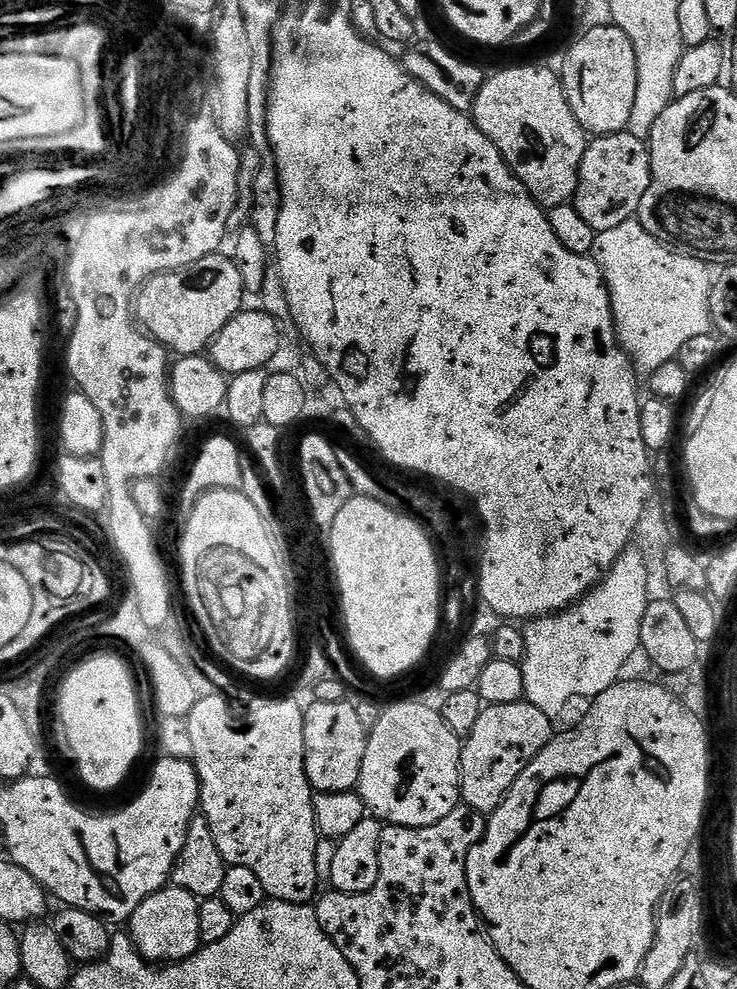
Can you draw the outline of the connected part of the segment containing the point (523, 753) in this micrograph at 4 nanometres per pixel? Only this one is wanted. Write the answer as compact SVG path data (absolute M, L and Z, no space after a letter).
M521 702L510 706L487 705L478 718L474 730L463 741L460 750L460 798L467 807L485 814L495 812L504 800L504 795L514 786L514 782L526 770L526 766L548 744L554 735L553 721L533 704Z

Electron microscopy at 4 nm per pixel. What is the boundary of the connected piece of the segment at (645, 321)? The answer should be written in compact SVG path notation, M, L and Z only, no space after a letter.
M633 218L614 226L614 230L596 233L594 258L608 283L608 292L612 296L612 313L616 323L616 337L627 356L632 357L637 373L651 374L658 366L677 359L686 346L701 334L712 332L712 315L710 314L710 294L714 272L703 260L686 256L668 247L654 234L642 227L639 219Z

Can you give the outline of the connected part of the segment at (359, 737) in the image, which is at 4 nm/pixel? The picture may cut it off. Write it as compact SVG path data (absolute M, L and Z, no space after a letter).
M347 699L338 702L316 700L307 705L304 713L304 761L306 774L316 792L350 792L359 785L362 774L362 758L366 758L369 729L362 722L356 704Z

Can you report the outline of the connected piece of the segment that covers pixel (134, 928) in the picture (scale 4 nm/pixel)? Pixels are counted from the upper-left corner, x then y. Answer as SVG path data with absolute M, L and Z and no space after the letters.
M166 886L154 894L150 894L150 898L146 898L140 903L138 910L134 910L134 914L126 921L127 935L131 936L133 946L140 951L140 956L148 963L157 966L176 964L180 960L190 958L202 947L198 934L199 909L200 900L194 894L175 886Z

